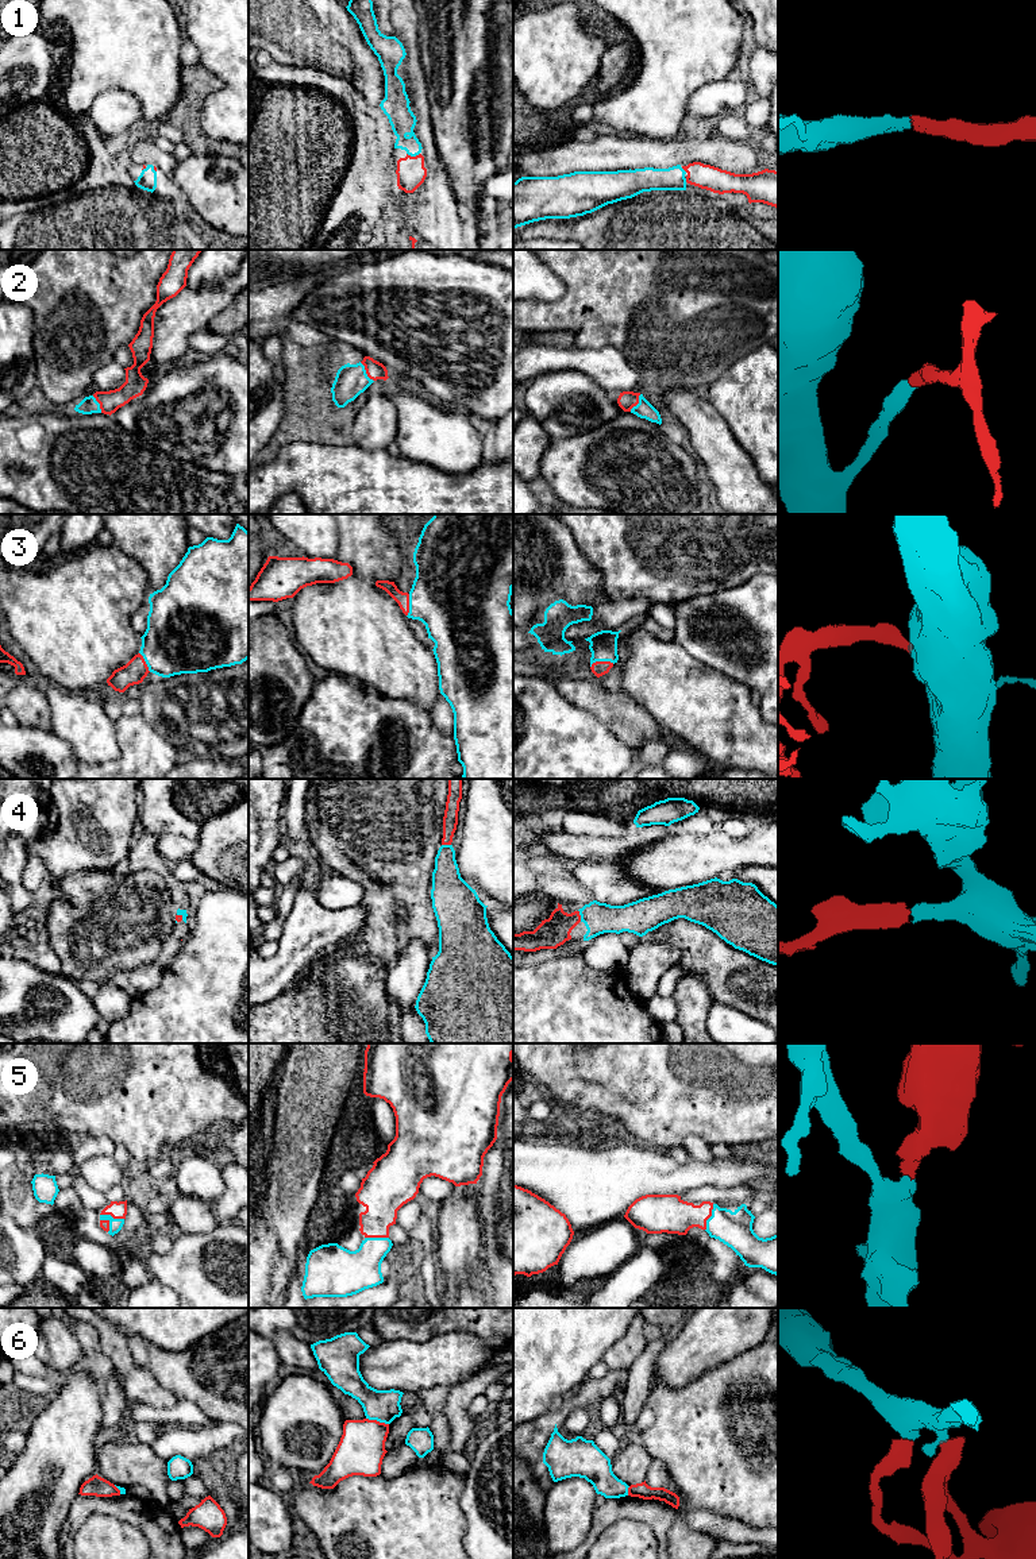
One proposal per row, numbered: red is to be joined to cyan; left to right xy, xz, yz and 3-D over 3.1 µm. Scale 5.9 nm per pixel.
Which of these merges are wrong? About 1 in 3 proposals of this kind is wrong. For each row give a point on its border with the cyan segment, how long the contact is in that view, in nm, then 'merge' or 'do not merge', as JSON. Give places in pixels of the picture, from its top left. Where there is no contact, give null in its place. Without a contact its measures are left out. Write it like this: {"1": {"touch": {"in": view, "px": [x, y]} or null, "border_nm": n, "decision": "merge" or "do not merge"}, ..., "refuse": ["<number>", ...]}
{"1": {"touch": {"in": "xz", "px": [413, 155]}, "border_nm": 80, "decision": "merge"}, "2": {"touch": {"in": "xz", "px": [365, 371]}, "border_nm": 150, "decision": "merge"}, "3": {"touch": {"in": "yz", "px": [601, 660]}, "border_nm": 150, "decision": "merge"}, "4": {"touch": {"in": "yz", "px": [580, 914]}, "border_nm": 70, "decision": "merge"}, "5": {"touch": {"in": "yz", "px": [709, 1218]}, "border_nm": 170, "decision": "merge"}, "6": {"touch": {"in": "xz", "px": [377, 1420]}, "border_nm": 140, "decision": "do not merge"}, "refuse": ["6"]}

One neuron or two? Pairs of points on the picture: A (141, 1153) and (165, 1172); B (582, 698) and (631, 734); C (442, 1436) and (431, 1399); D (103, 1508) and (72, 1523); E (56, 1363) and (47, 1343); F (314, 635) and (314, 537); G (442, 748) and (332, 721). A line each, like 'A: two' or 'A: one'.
A: two
B: one
C: one
D: one
E: one
F: two
G: one

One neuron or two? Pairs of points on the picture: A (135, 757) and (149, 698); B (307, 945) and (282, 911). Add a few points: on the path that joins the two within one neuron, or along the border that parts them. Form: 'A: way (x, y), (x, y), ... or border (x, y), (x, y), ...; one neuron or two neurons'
A: border (141, 713), (168, 740); two neurons
B: border (300, 888), (284, 923), (282, 934), (277, 940); two neurons

